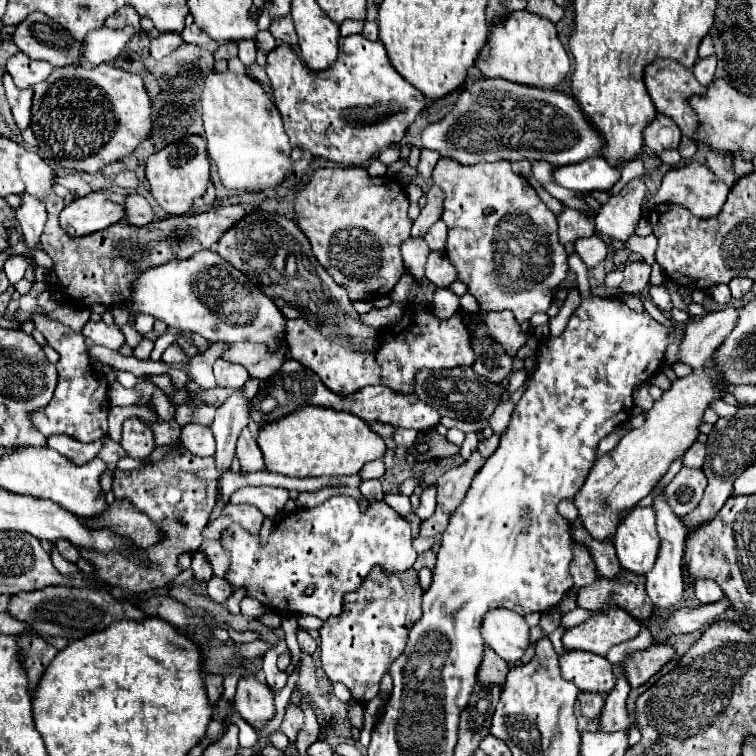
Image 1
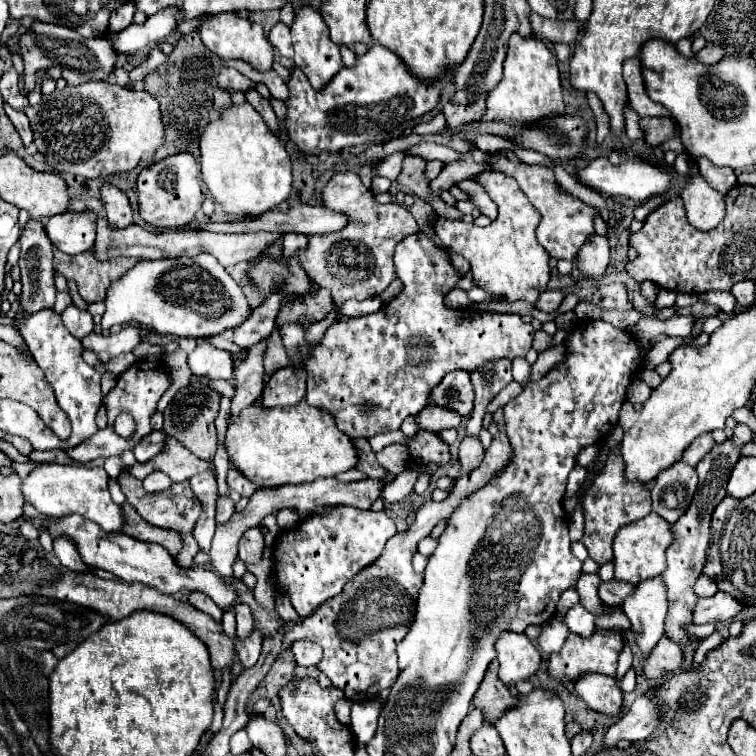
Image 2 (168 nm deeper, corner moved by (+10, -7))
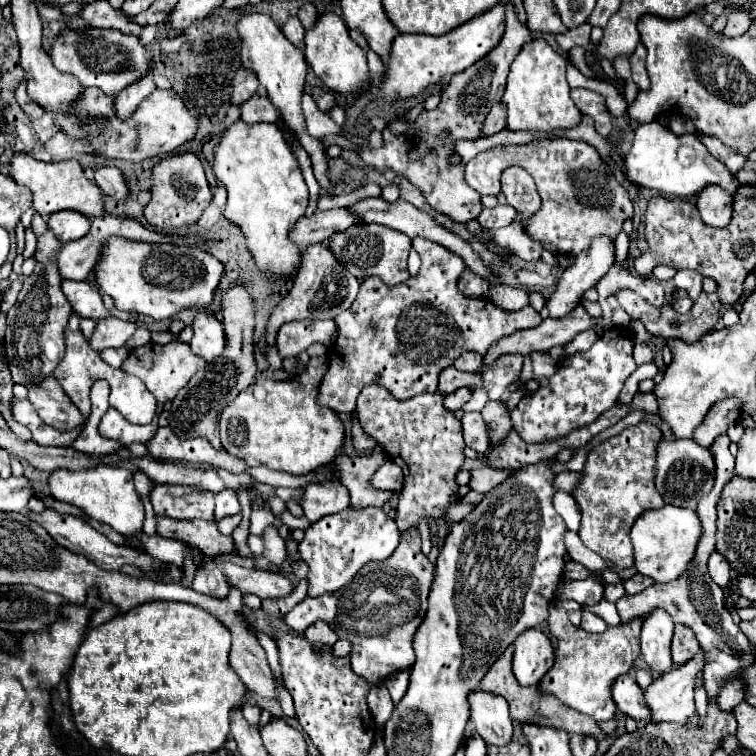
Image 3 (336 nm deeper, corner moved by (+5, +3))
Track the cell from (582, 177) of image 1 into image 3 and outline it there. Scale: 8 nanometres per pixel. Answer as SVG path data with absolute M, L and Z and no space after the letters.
M659 122L641 124L635 130L635 144L631 146L629 154L623 156L623 172L629 182L675 198L689 198L709 184L719 184L727 188L729 194L733 194L739 186L739 182L731 178L727 168L719 164L719 160L715 160L693 134L675 136Z

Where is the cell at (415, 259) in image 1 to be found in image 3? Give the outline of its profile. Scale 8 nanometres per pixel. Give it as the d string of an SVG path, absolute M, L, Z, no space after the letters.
M415 236L413 248L421 256L421 268L413 280L407 280L405 284L391 288L391 286L383 286L379 278L367 278L361 282L359 294L351 304L351 308L335 318L337 340L331 348L329 368L319 386L319 404L329 406L336 413L355 412L357 396L367 384L383 384L401 402L423 392L435 392L439 374L447 366L451 366L463 352L477 352L485 356L493 344L513 334L515 330L539 326L541 316L531 306L515 314L515 312L501 310L487 298L473 300L459 294L457 280L465 270L465 262L455 252L447 250L443 244L437 244L429 238Z

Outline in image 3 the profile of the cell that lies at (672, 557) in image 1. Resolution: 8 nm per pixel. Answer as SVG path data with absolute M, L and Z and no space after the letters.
M653 608L643 618L641 628L641 654L653 672L663 674L673 668L671 636L673 636L671 616L661 608Z

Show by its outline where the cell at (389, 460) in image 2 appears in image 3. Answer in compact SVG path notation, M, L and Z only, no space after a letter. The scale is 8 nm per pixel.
M355 416L355 420L353 420L353 446L355 446L357 450L373 450L373 448L377 446L377 440L361 430L361 426L359 426L359 422L357 422L357 416Z

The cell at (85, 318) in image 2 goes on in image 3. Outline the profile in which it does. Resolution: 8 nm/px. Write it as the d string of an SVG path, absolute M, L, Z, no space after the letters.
M65 280L61 288L63 288L63 294L67 296L73 312L77 312L81 318L99 320L99 318L107 316L107 308L103 306L101 294L95 288L91 288L87 282Z

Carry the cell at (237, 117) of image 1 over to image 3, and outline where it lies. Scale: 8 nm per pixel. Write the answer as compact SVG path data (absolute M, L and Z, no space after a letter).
M243 118L231 124L215 148L213 174L229 192L223 214L243 230L259 268L281 276L291 274L299 266L299 246L287 240L287 232L305 214L307 186L277 124L247 124Z

